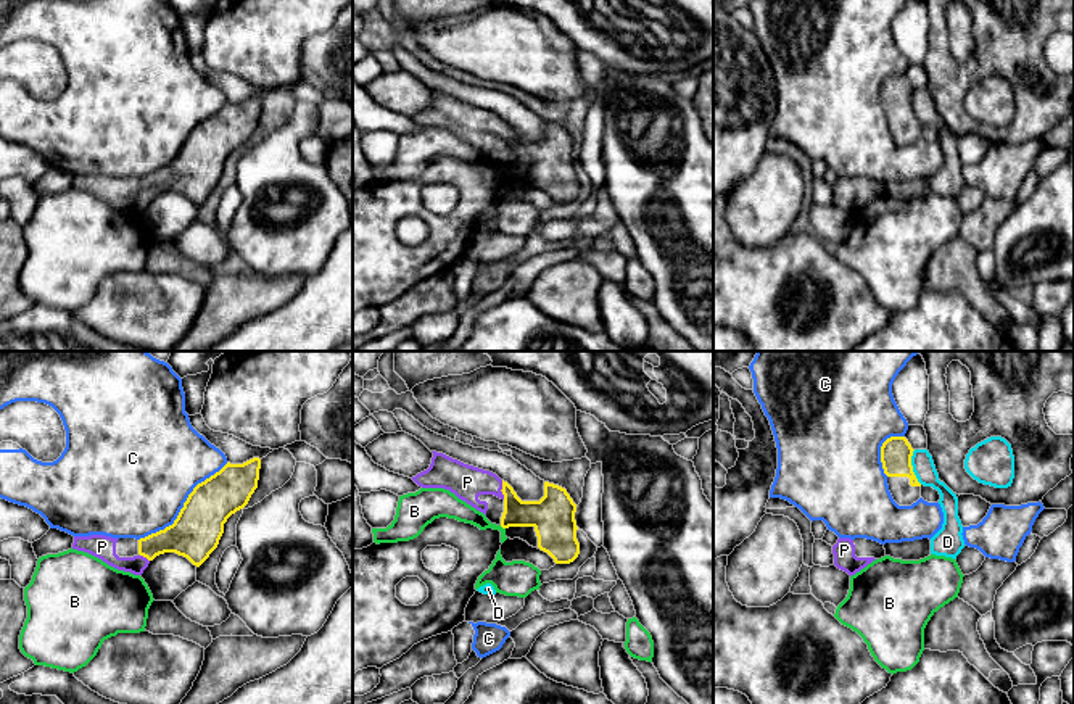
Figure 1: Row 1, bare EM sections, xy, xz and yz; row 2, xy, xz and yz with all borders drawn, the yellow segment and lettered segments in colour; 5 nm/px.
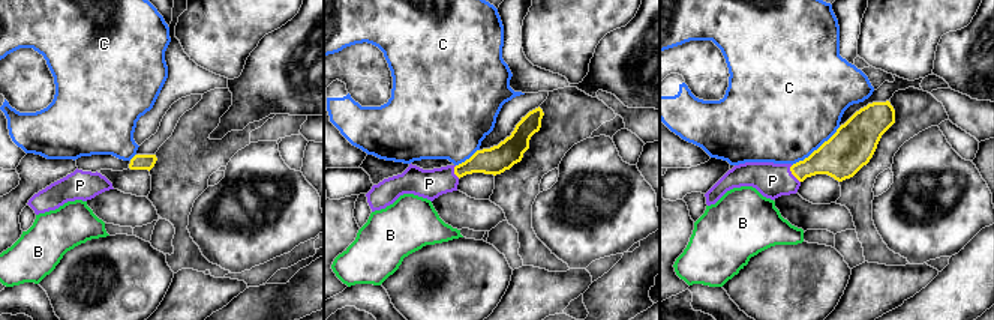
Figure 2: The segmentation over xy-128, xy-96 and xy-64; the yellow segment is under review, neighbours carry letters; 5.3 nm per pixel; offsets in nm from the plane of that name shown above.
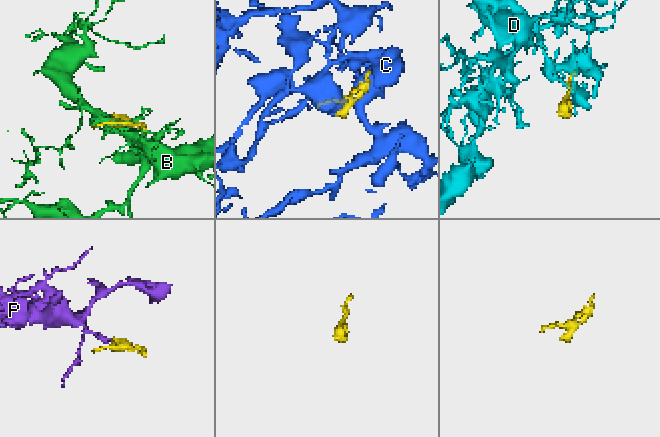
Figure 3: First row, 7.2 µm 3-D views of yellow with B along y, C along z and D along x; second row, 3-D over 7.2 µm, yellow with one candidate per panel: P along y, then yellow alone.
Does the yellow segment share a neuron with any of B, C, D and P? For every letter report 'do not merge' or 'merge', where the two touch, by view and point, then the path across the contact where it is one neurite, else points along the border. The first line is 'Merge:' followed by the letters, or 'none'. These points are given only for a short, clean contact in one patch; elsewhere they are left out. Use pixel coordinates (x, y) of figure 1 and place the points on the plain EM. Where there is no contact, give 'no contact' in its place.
Merge: P
B: do not merge; meets yellow in xz at (503, 166); border along xz (499, 165), (504, 168)
C: do not merge; meets yellow in xy at (184, 145)
D: do not merge; meets yellow in yz at (912, 107)
P: merge; meets yellow in xz at (501, 129); runs through xz (545, 153), (524, 152), (501, 129), (487, 121), (467, 121)

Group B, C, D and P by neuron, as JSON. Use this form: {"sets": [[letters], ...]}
{"sets": [["B"], ["C"], ["D"], ["P"]]}

